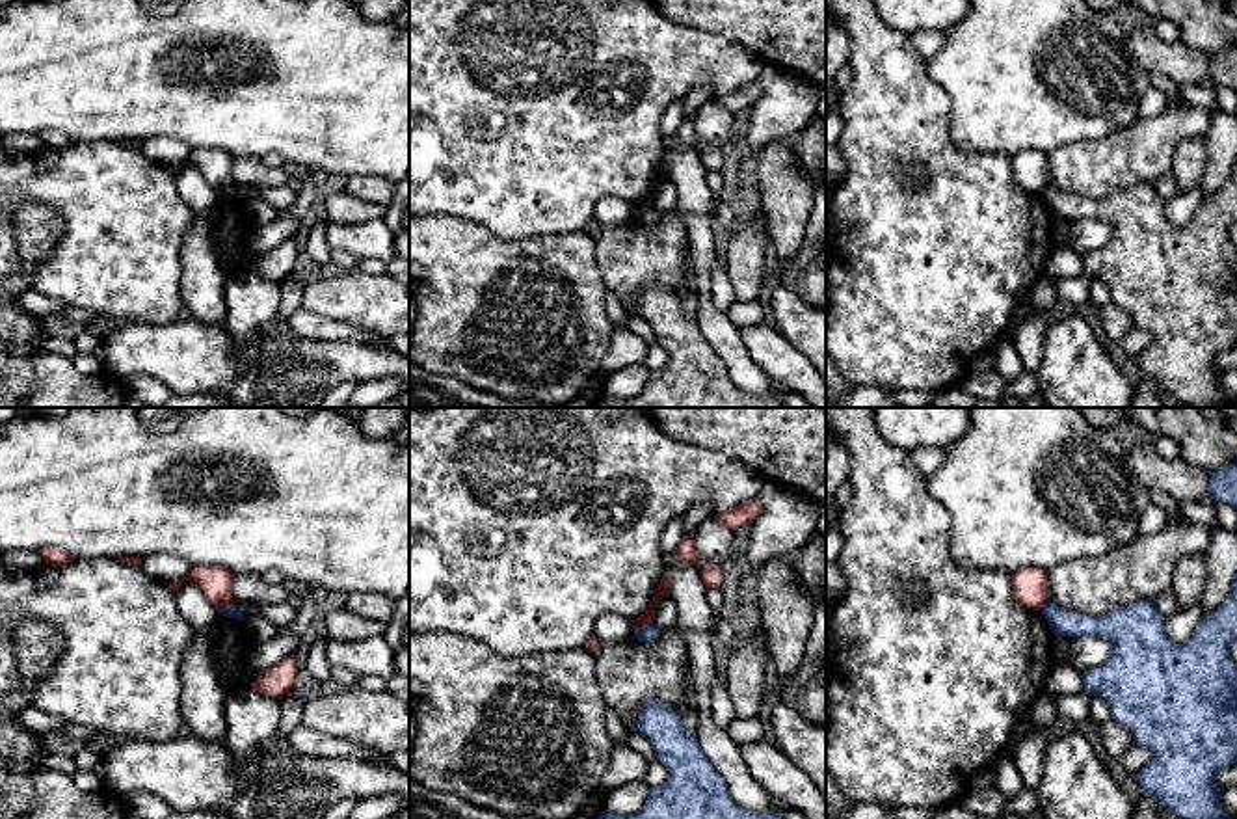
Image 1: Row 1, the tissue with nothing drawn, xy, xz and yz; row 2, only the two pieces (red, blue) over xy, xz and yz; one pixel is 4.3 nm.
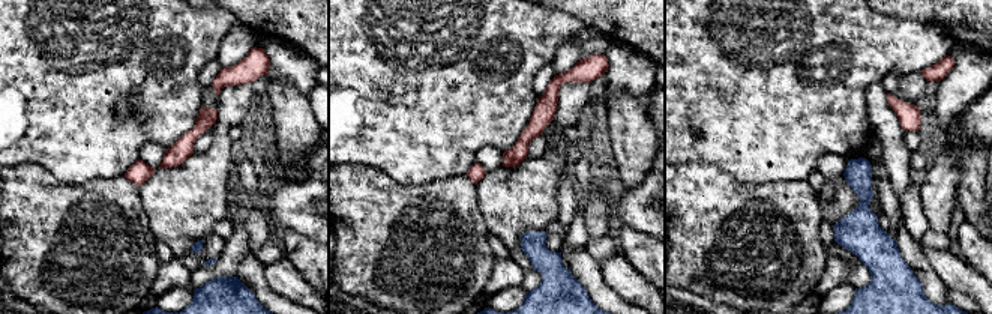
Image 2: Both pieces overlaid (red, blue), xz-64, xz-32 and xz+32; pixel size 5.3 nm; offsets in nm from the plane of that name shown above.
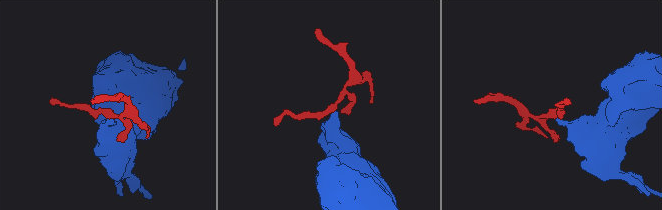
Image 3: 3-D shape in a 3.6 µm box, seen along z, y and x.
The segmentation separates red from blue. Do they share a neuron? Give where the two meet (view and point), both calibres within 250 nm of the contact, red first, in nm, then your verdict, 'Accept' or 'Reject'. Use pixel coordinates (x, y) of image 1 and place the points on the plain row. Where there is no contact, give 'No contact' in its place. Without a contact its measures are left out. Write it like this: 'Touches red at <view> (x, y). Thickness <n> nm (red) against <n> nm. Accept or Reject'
Touches red at xz (642, 207). Thickness 60 nm (red) against 80 nm. Reject

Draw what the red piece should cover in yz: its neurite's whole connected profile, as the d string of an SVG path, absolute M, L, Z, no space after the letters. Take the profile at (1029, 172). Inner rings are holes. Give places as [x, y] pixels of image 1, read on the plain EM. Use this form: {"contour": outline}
{"contour": "M1021 151L1012 158L1014 184L1042 194L1047 186L1047 153Z"}

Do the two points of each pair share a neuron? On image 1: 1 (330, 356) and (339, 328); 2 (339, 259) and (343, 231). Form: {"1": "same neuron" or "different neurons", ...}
{"1": "different neurons", "2": "different neurons"}

